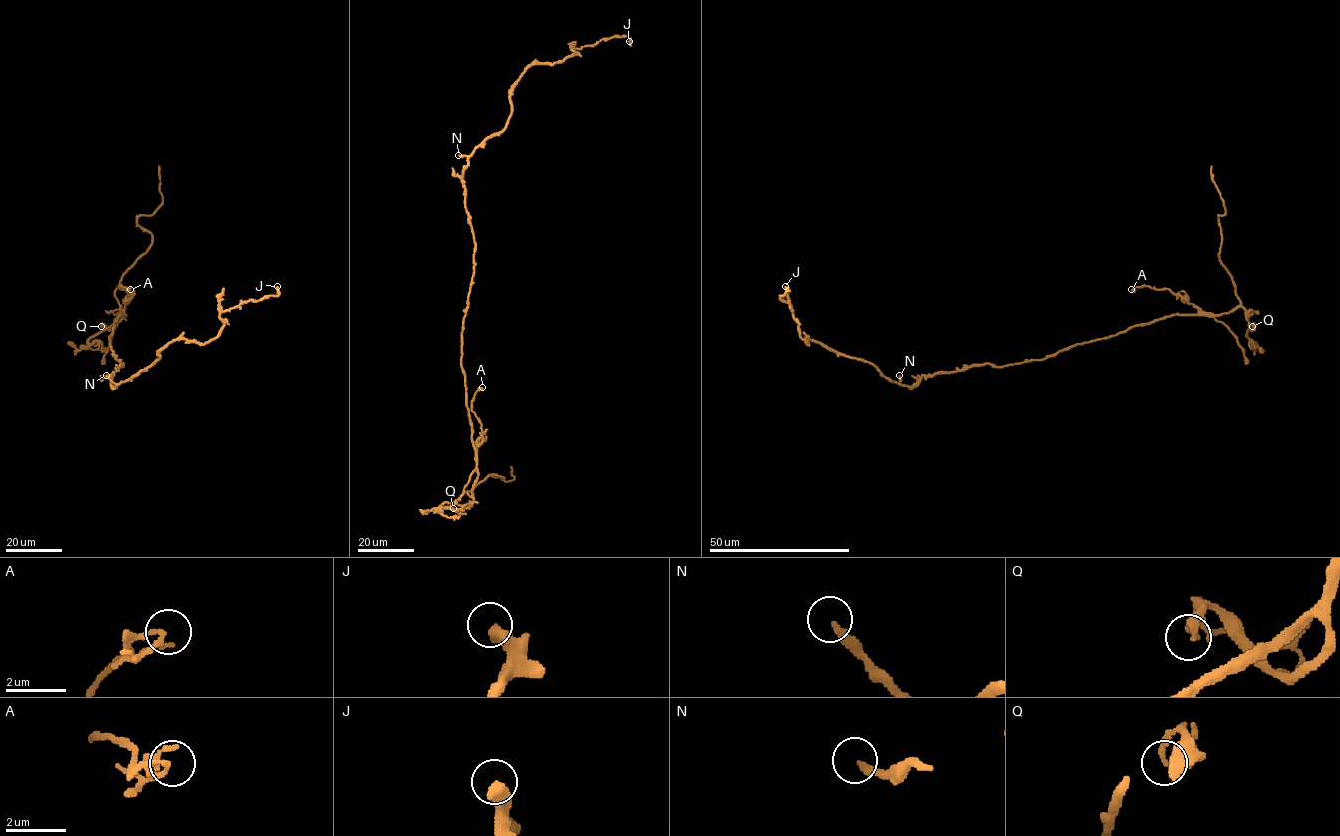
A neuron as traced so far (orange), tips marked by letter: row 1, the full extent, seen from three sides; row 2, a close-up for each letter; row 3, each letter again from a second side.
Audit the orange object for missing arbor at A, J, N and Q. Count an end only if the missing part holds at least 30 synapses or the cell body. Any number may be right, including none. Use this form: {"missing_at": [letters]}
{"missing_at": []}

